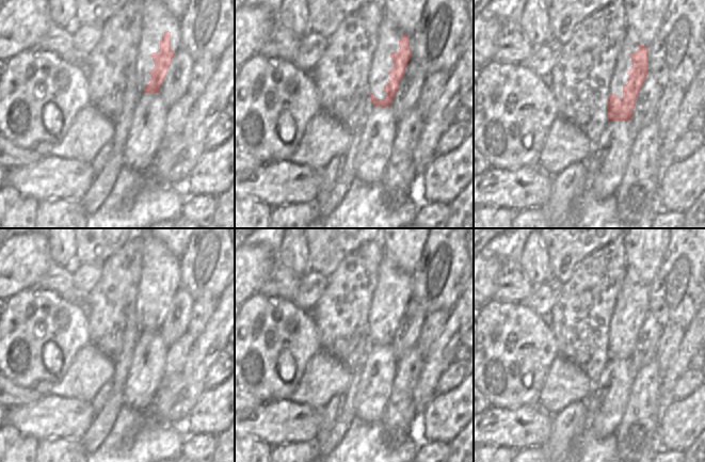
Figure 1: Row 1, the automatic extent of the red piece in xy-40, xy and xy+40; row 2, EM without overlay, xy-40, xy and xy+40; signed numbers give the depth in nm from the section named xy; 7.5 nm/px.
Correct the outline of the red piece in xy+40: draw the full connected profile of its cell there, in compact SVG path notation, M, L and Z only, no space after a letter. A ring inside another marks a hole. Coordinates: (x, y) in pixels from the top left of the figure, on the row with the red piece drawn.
M638 44L639 49L630 52L632 66L627 73L628 83L623 85L623 98L610 93L608 98L608 121L630 121L638 94L648 75L648 46Z

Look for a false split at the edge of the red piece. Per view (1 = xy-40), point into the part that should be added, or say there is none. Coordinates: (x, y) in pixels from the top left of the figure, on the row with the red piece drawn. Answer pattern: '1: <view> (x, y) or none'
1: none

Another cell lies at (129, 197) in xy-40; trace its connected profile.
M127 191L124 194L123 203L125 208L131 208L134 201L137 198L137 192L135 191Z

